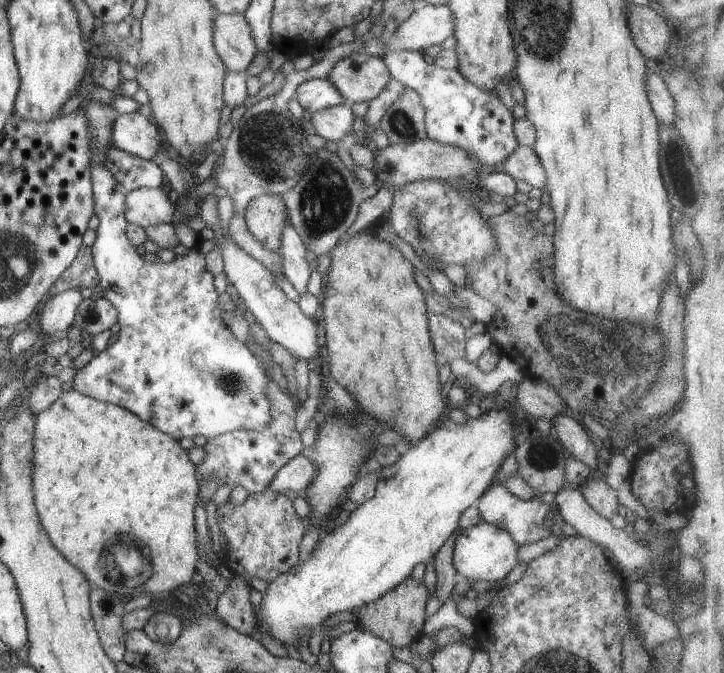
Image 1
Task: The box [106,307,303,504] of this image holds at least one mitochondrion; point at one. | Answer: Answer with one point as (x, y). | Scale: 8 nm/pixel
(230, 383)

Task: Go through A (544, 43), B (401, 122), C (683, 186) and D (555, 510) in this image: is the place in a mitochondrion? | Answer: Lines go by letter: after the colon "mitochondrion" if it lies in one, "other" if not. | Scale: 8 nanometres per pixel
A: mitochondrion
B: mitochondrion
C: mitochondrion
D: other

